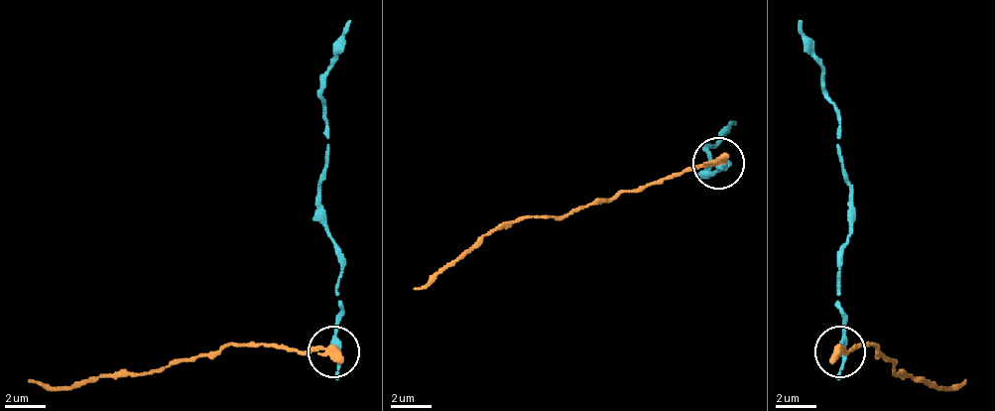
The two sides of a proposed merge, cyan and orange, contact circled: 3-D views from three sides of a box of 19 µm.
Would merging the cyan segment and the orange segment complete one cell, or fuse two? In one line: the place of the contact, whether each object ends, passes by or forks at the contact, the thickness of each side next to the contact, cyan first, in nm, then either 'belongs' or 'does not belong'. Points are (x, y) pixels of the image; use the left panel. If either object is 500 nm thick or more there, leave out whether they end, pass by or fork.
(333, 351) | cyan passes by | orange ends | 260/440 nm | does not belong

